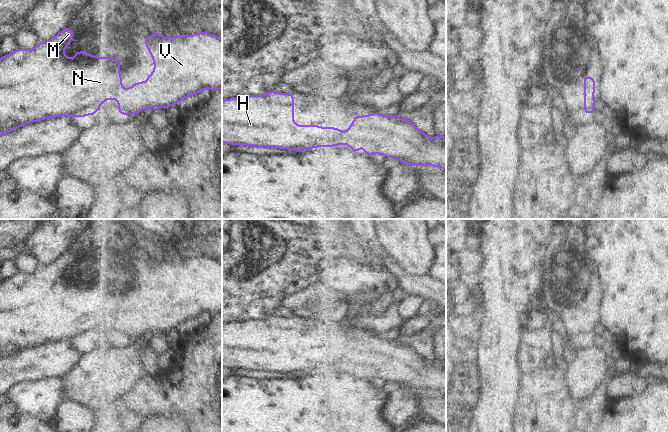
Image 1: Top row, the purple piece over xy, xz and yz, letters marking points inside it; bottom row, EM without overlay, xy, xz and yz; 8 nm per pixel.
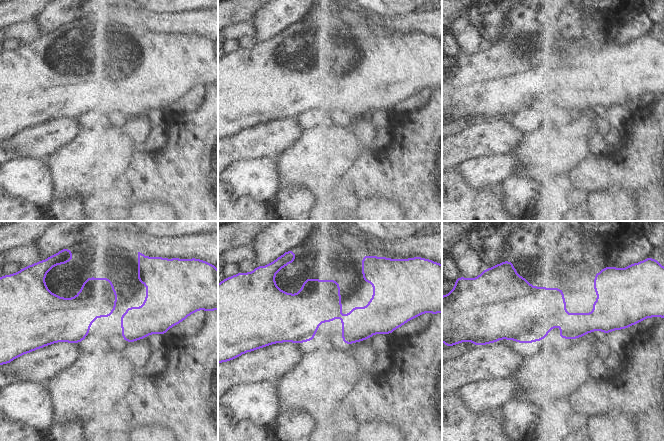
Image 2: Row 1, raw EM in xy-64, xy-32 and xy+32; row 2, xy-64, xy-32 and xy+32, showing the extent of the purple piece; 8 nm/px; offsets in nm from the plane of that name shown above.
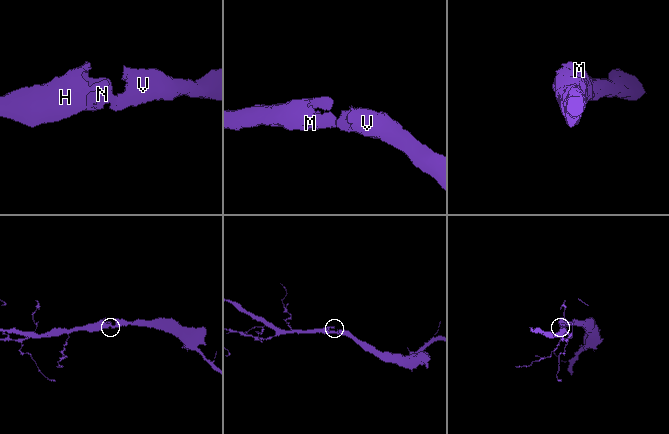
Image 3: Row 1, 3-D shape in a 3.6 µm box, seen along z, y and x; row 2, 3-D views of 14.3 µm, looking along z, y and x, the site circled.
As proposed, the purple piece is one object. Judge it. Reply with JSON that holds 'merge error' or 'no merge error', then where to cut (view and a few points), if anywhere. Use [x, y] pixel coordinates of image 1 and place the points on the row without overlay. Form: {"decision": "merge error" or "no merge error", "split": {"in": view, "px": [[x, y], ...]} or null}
{"decision": "no merge error", "split": null}

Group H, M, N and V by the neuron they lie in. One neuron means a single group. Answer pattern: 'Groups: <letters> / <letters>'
Groups: H M N V

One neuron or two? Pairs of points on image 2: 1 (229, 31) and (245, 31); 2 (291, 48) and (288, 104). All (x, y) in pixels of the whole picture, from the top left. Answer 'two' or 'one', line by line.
1: one
2: one

